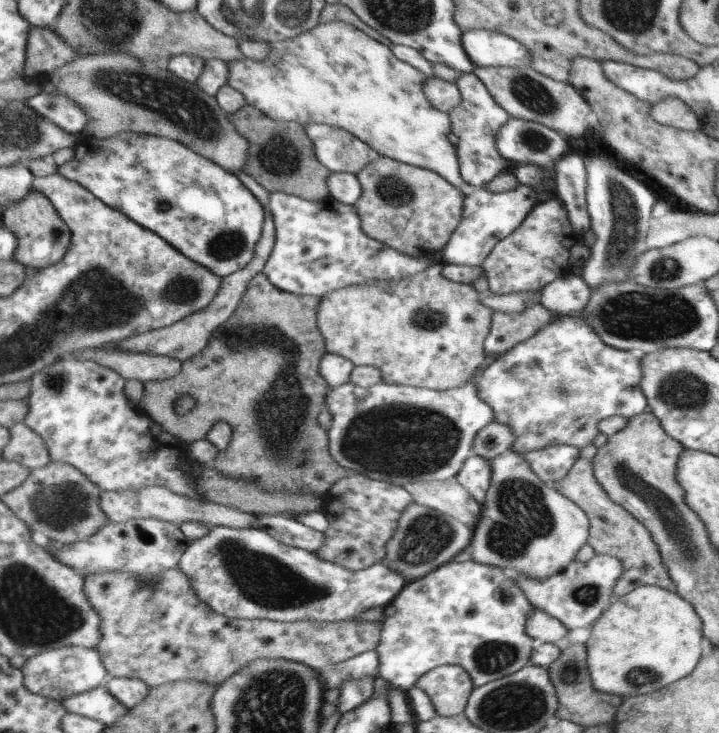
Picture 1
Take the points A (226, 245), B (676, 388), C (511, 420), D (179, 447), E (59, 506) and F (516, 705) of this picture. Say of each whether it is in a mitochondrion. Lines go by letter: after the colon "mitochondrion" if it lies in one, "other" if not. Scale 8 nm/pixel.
A: mitochondrion
B: mitochondrion
C: other
D: other
E: mitochondrion
F: mitochondrion

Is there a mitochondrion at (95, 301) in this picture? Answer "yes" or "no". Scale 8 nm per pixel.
yes

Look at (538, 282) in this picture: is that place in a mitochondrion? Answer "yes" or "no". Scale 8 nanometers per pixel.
no

